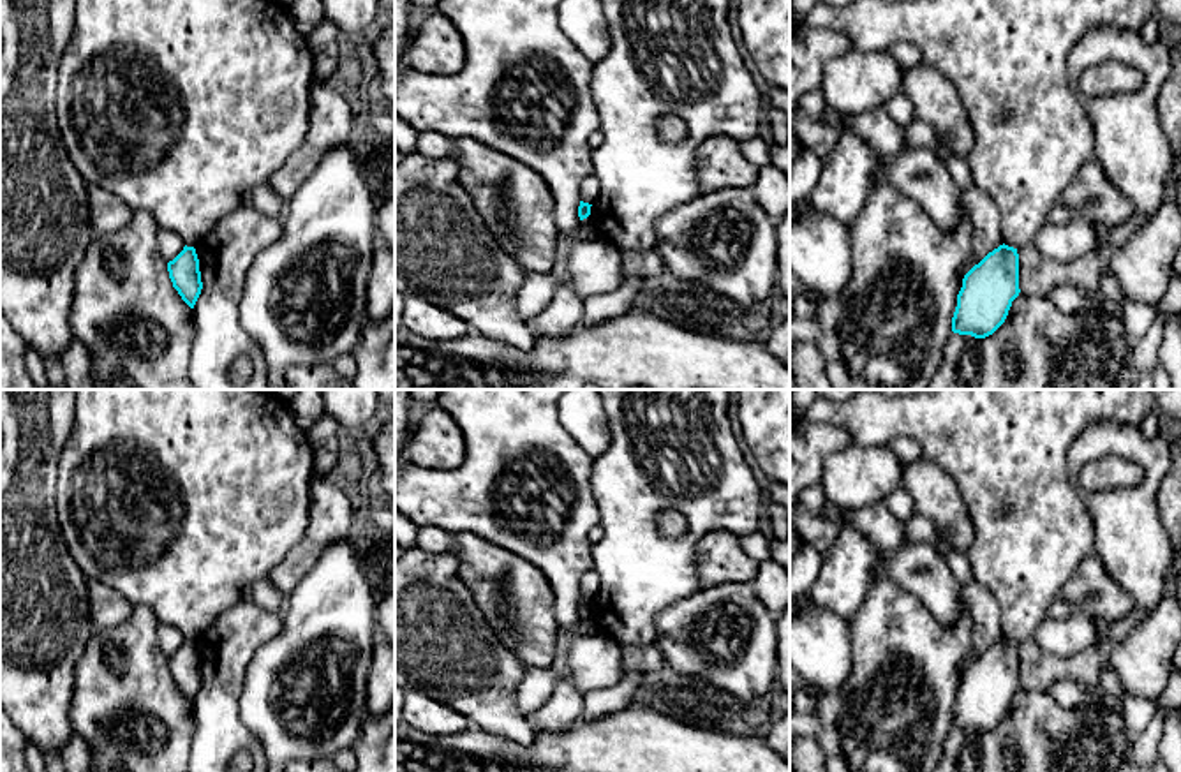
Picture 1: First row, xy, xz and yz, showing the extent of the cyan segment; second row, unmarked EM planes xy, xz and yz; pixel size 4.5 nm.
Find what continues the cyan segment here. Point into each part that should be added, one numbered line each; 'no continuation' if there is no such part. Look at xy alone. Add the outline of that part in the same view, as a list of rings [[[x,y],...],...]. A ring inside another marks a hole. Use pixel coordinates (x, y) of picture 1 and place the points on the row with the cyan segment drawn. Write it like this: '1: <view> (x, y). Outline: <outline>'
no continuation

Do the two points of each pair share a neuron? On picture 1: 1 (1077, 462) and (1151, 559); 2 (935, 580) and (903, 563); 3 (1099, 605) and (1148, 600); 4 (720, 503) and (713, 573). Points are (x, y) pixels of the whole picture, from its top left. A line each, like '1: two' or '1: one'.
1: one
2: one
3: two
4: two

